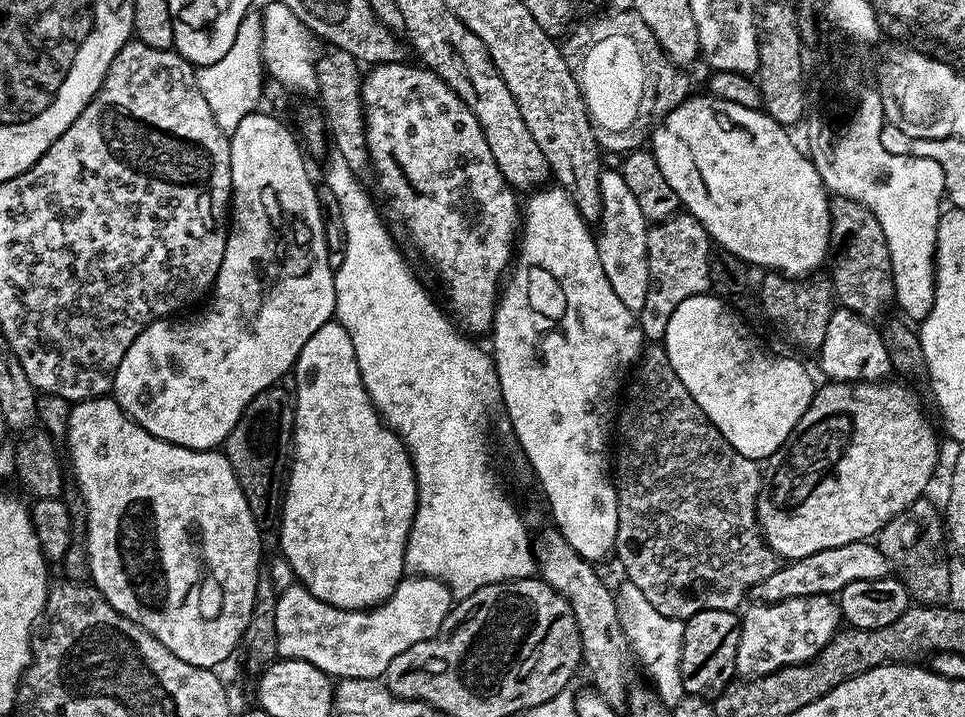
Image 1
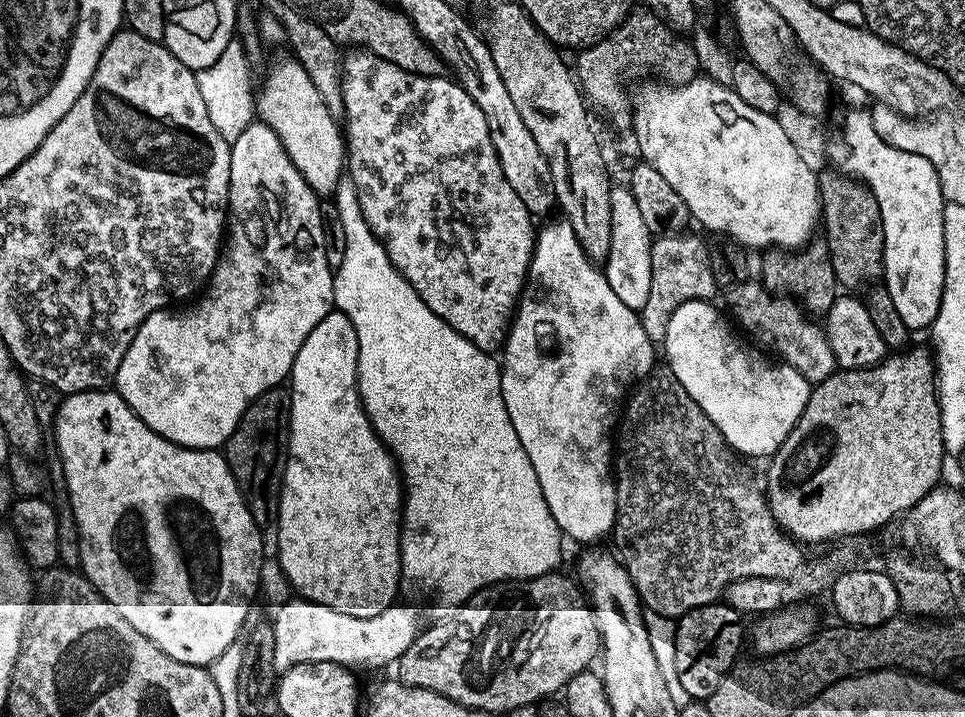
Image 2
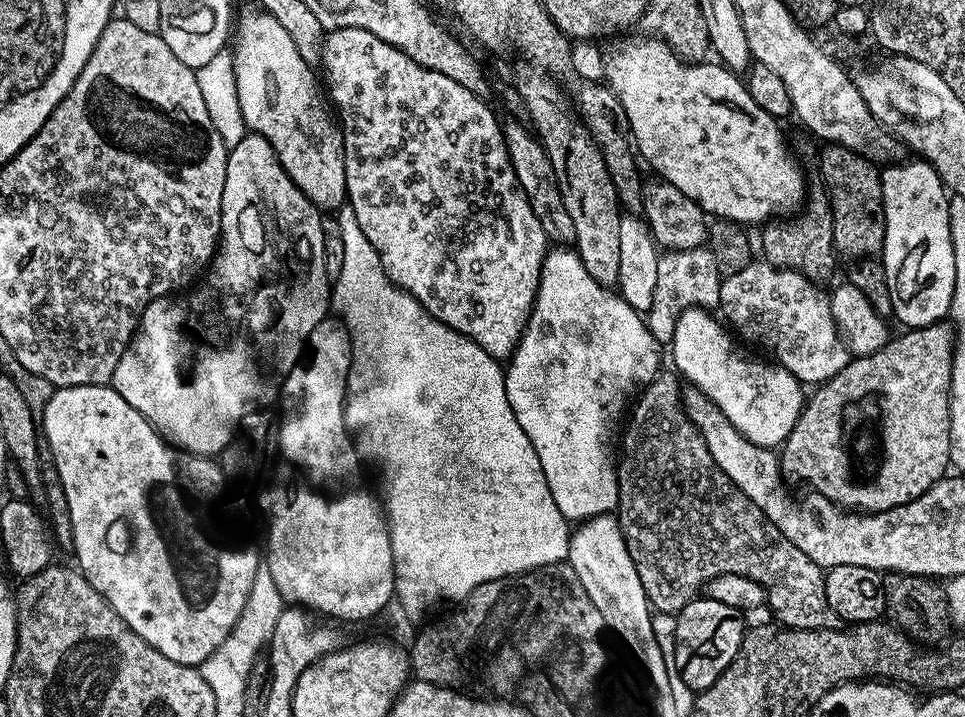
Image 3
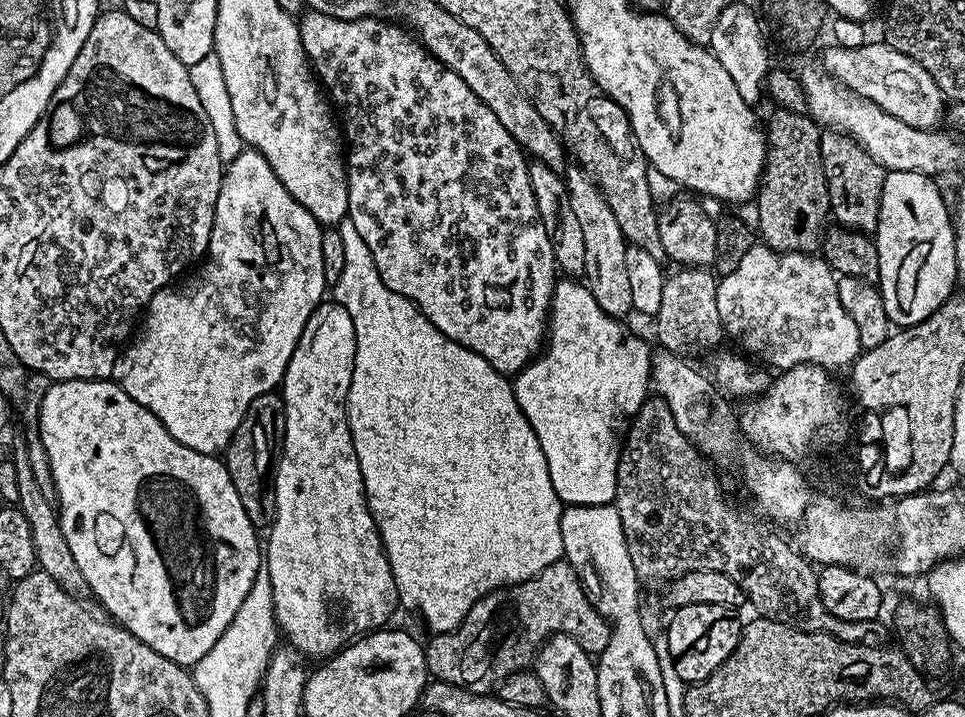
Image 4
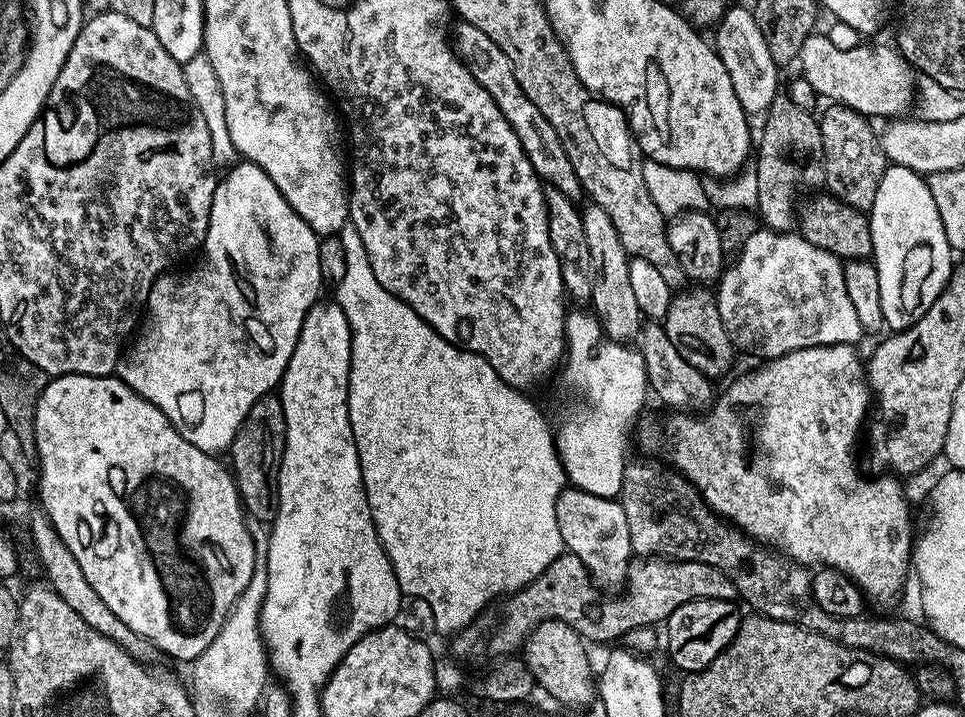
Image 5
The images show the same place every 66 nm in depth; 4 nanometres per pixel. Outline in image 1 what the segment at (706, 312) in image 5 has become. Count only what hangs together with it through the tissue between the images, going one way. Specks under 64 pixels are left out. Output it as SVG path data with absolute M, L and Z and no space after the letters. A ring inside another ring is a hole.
M680 210L669 220L653 223L648 229L646 238L646 258L648 259L648 289L646 302L638 313L640 329L644 332L645 341L663 341L666 334L666 322L670 322L670 314L678 310L678 302L686 302L686 298L703 296L710 289L709 256L714 251L713 241L708 231Z

